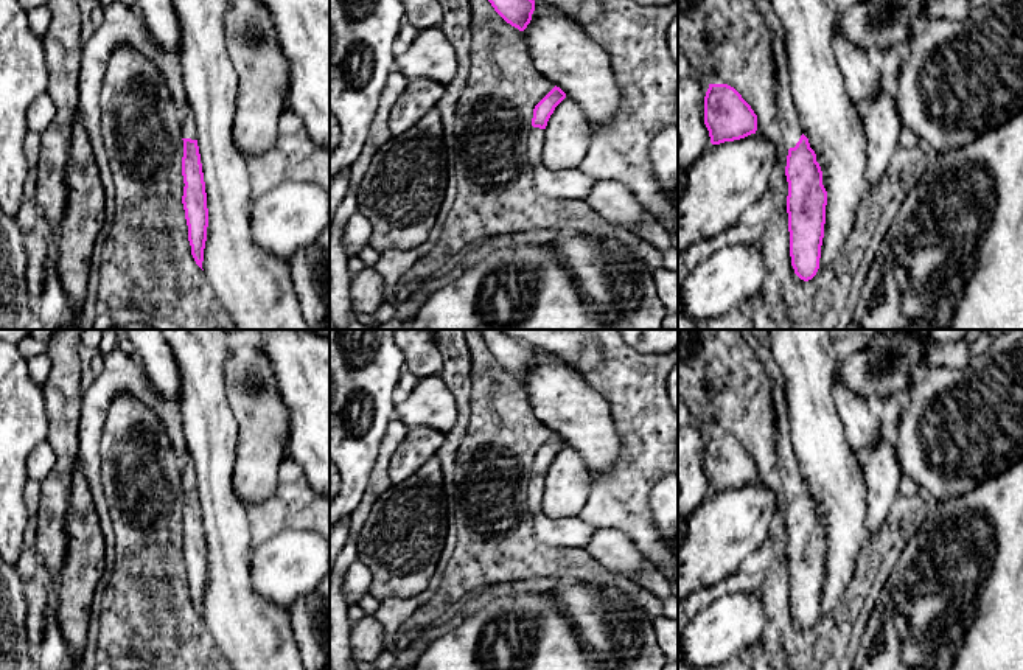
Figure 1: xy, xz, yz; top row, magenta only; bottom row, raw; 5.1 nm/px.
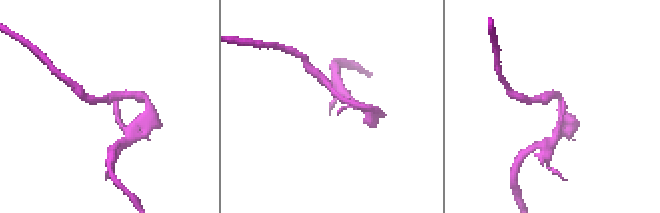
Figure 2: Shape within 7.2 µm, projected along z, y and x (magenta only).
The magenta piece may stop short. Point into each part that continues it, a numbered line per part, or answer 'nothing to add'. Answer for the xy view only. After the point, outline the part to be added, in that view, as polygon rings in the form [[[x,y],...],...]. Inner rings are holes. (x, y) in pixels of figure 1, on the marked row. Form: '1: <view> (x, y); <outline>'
1: xy (188, 128); [[[190,115],[182,120],[182,138],[196,140],[196,124]]]

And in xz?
1: xz (537, 136); [[[532,126],[527,138],[527,157],[533,166],[541,165],[544,140],[546,140],[546,129]]]

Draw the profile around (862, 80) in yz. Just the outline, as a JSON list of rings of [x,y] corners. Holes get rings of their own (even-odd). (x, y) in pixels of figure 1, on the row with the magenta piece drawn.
[[[836,26],[832,47],[846,92],[861,107],[883,87],[882,75],[871,65],[868,54],[858,50]]]

